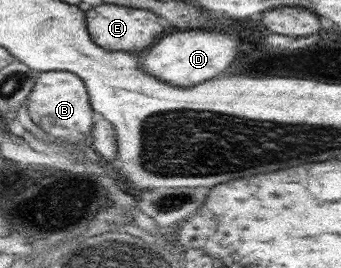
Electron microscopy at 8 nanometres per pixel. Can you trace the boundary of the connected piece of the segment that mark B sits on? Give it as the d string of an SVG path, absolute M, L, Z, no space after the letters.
M64 70L38 73L38 78L27 98L27 109L31 122L45 133L64 142L78 143L93 132L94 110L84 81L77 75Z

